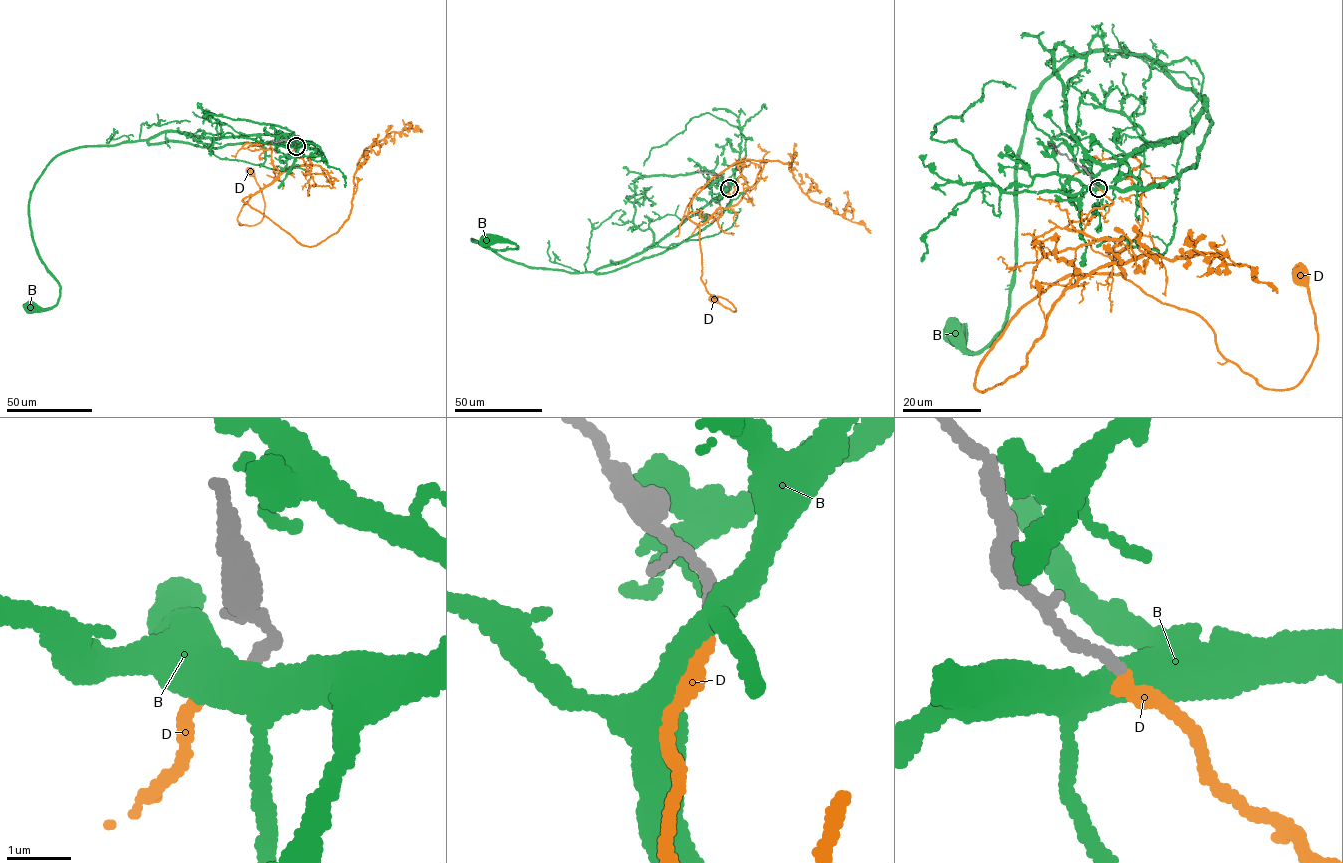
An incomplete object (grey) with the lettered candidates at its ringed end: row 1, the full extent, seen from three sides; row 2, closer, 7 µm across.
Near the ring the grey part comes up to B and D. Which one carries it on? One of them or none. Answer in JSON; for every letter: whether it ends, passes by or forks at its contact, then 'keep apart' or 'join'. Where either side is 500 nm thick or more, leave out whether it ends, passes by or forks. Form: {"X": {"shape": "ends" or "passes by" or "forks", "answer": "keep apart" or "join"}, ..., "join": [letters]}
{"B": {"shape": "forks", "answer": "keep apart"}, "D": {"shape": "ends", "answer": "join"}, "join": ["D"]}

